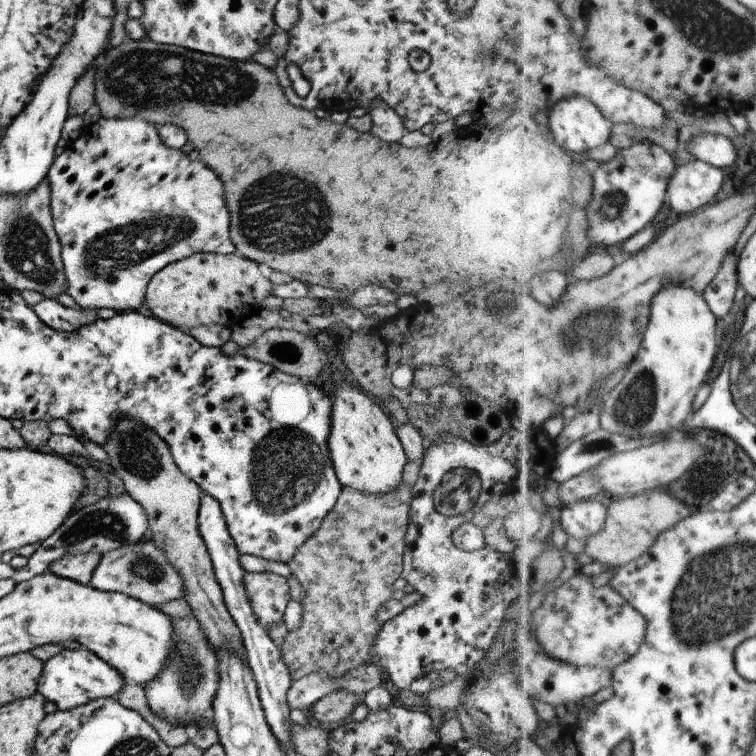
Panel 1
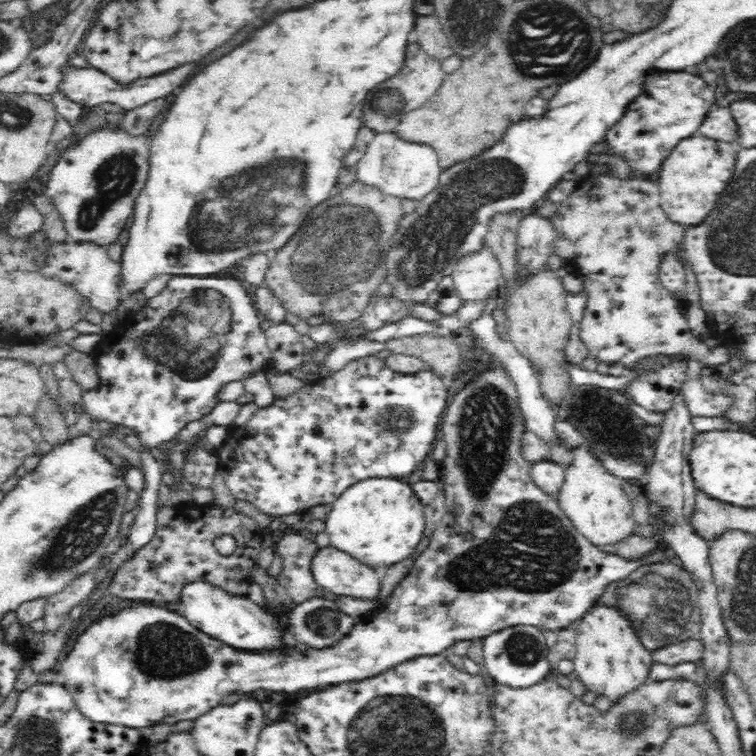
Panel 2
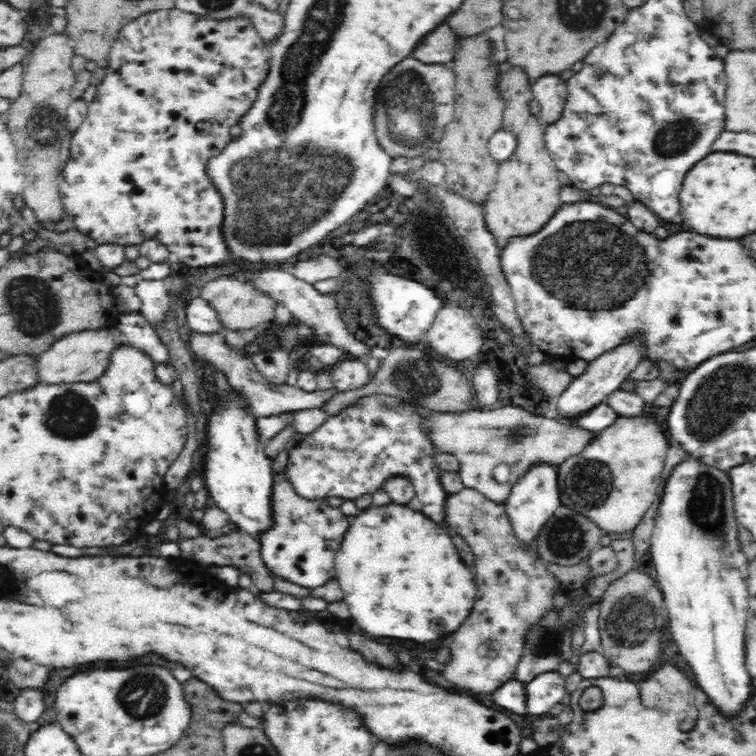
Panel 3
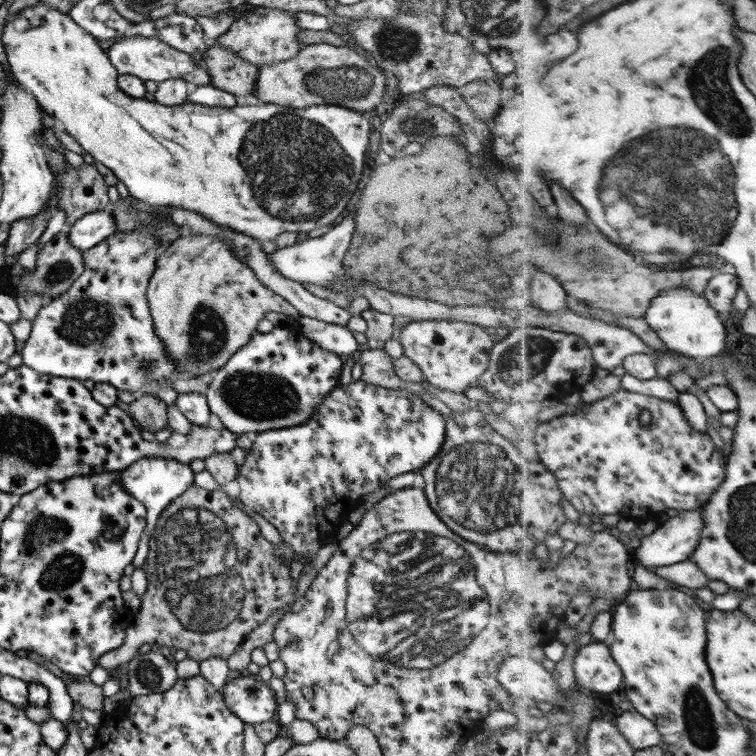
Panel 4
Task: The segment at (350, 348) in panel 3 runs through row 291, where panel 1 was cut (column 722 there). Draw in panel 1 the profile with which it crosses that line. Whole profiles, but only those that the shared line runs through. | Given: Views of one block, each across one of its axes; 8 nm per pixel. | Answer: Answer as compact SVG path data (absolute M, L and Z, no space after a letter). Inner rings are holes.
M734 252L726 258L720 274L712 281L712 284L706 289L705 296L708 304L715 309L716 316L720 319L728 317L734 308L736 292L740 288L739 264L738 258Z

